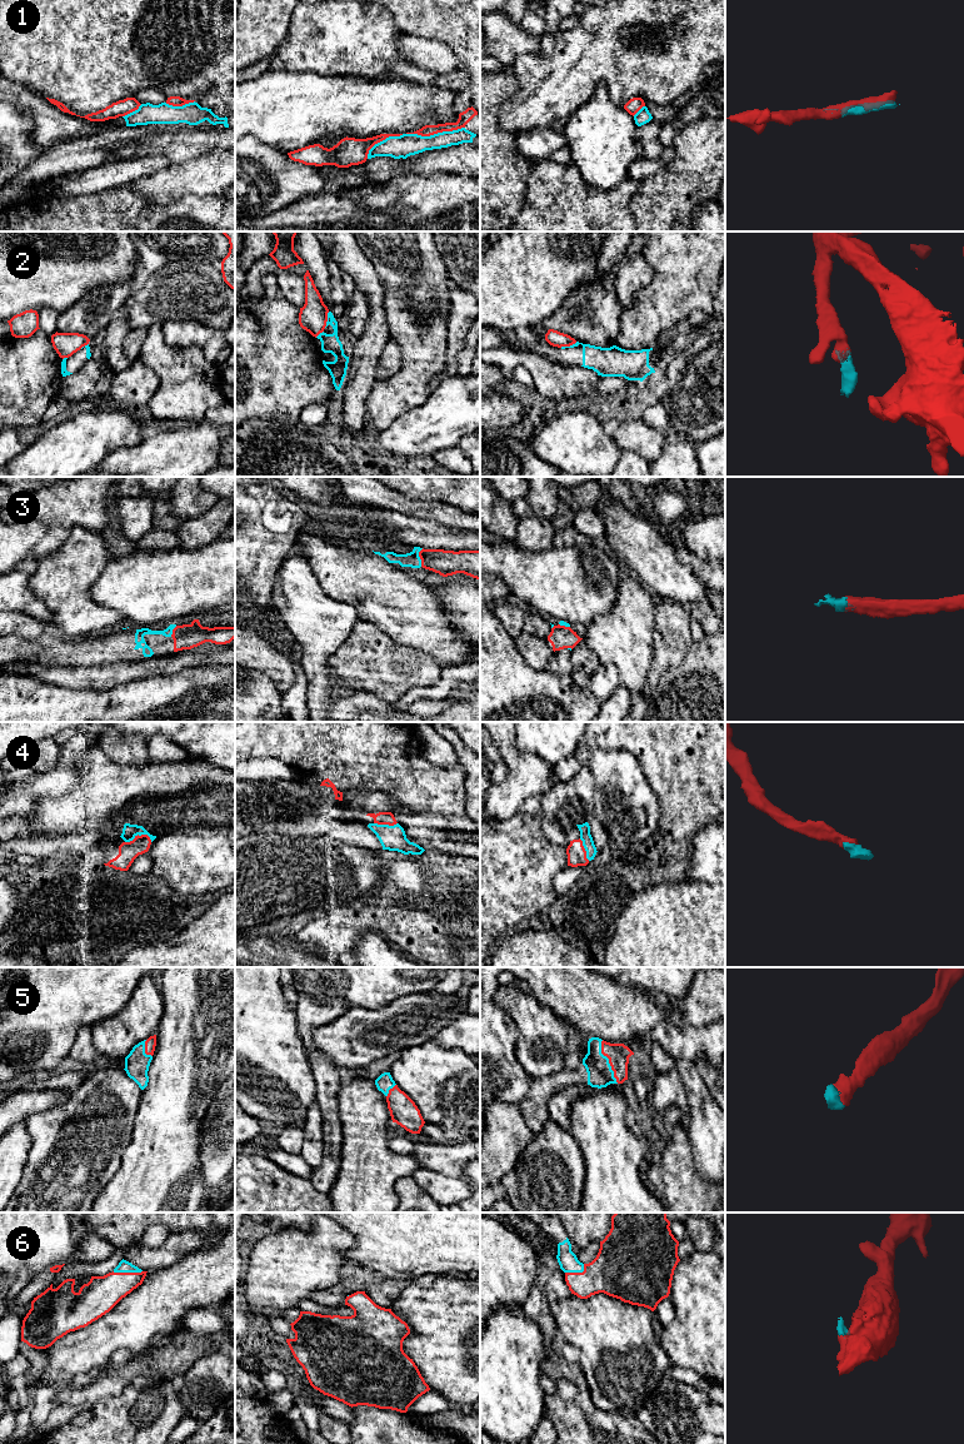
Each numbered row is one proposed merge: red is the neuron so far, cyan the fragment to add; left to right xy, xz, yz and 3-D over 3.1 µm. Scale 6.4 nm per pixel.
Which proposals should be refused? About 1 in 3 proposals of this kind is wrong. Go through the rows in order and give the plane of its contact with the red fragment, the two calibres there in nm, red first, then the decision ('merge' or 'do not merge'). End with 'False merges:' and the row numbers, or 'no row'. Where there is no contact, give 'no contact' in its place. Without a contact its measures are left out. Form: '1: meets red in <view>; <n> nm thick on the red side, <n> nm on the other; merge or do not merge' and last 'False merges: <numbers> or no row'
1: meets red in xz; 80 nm thick on the red side, 140 nm on the other; do not merge
2: meets red in xz; 190 nm thick on the red side, 120 nm on the other; do not merge
3: meets red in xz; 160 nm thick on the red side, 100 nm on the other; merge
4: meets red in xy; 130 nm thick on the red side, 90 nm on the other; merge
5: meets red in yz; 140 nm thick on the red side, 160 nm on the other; merge
6: meets red in xy; 240 nm thick on the red side, 80 nm on the other; merge
False merges: 1, 2

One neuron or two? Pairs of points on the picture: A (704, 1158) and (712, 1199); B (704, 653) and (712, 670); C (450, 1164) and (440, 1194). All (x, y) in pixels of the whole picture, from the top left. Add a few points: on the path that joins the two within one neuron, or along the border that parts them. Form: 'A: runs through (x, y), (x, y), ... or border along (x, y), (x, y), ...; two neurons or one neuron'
A: border along (694, 1155), (694, 1165), (698, 1173), (712, 1184); two neurons
B: runs through (708, 657), (712, 661), (712, 666); one neuron
C: border along (420, 1166), (459, 1178); two neurons

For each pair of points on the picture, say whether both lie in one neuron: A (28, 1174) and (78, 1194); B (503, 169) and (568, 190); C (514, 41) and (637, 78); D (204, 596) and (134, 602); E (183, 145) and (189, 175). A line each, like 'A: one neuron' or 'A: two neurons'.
A: one neuron
B: two neurons
C: two neurons
D: one neuron
E: two neurons

